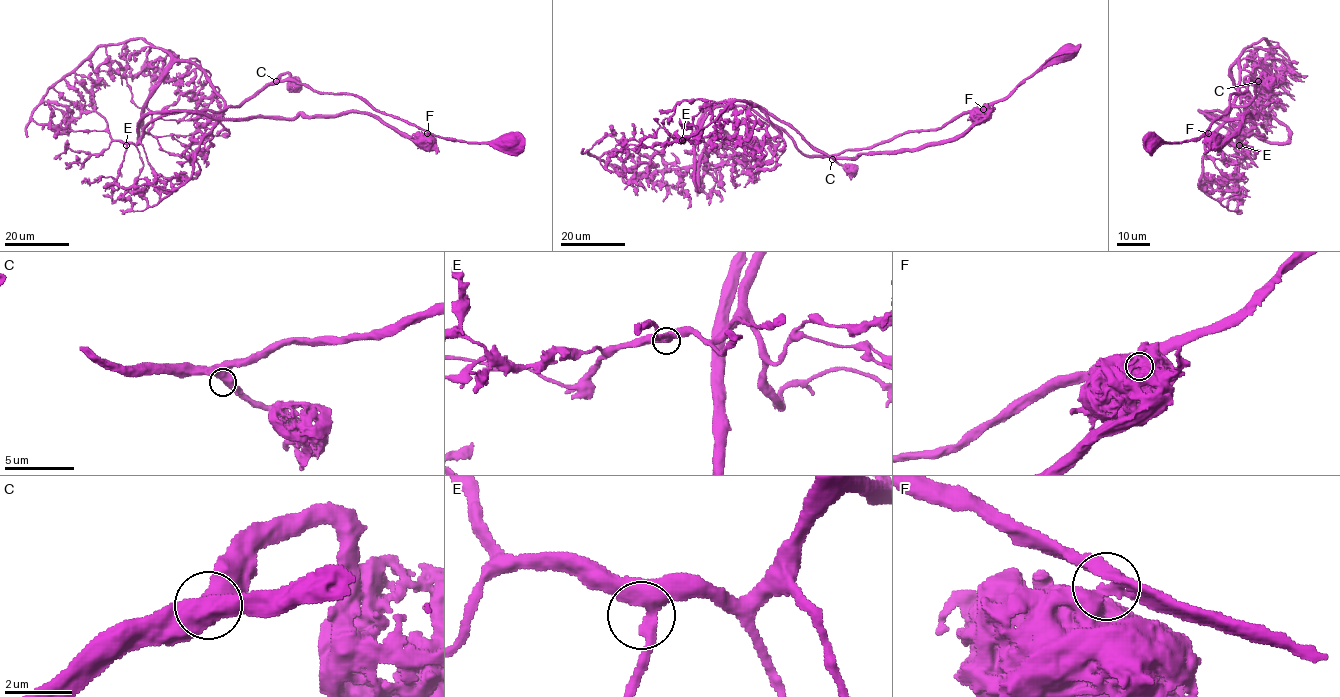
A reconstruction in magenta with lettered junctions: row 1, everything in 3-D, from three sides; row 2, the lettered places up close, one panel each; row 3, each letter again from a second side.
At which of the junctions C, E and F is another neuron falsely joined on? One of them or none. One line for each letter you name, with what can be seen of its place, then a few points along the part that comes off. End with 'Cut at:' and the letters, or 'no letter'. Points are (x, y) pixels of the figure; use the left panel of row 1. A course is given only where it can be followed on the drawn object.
F: Place: (427, 133). Course of the part to remove: (427, 133), (352, 95), (283, 80), (221, 111), (163, 114), (136, 143), (121, 142), (96, 111), (92, 72)
Cut at: F

